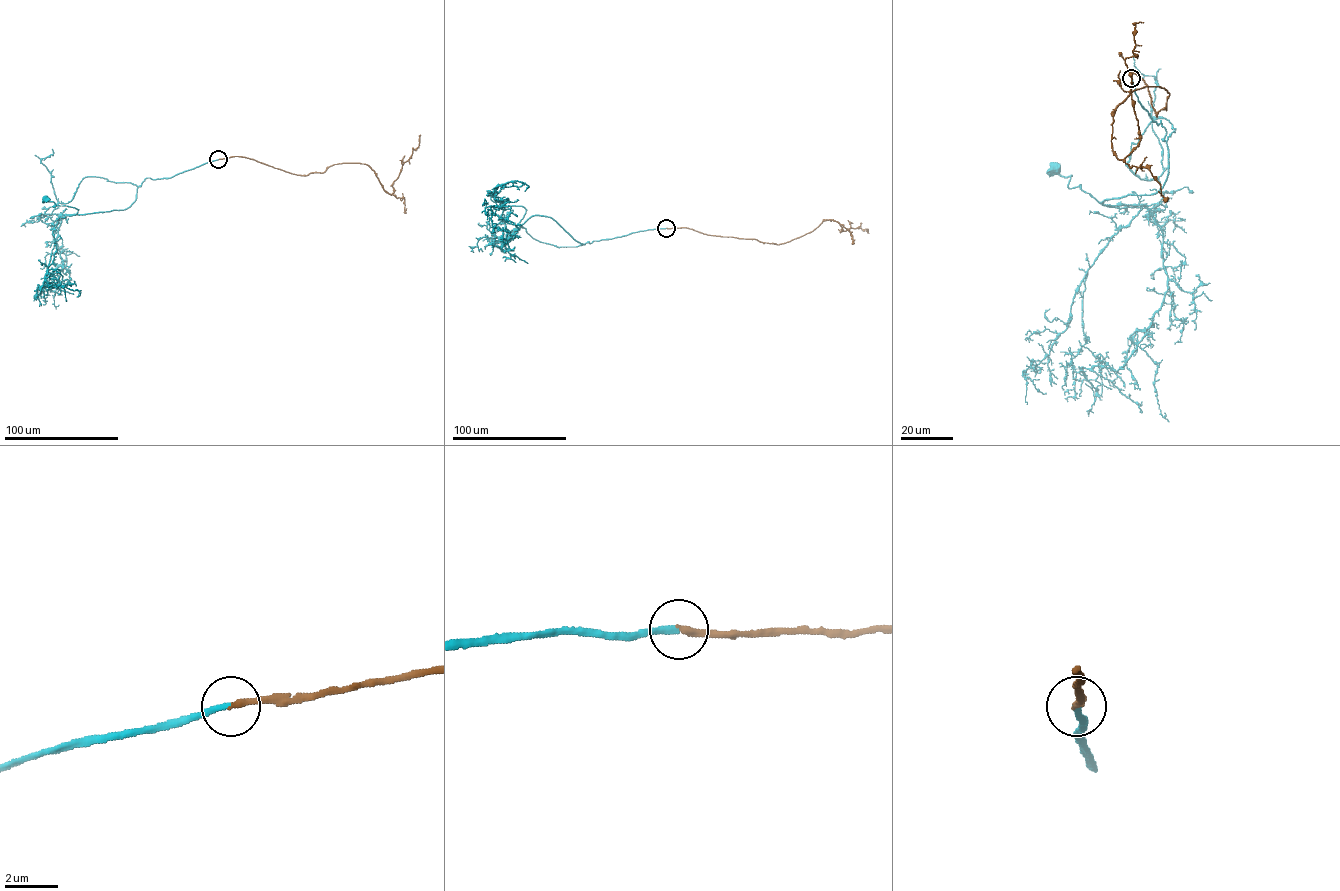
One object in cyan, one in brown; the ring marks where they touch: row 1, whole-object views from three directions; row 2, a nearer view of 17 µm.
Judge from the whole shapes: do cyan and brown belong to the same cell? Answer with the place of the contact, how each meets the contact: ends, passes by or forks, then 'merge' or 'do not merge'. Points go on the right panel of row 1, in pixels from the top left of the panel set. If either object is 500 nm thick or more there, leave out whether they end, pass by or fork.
place (1131, 78); cyan ends; brown ends; merge

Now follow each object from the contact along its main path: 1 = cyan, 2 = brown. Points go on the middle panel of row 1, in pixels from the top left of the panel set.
1: (666, 228), (584, 244), (552, 219), (533, 215), (512, 233), (526, 209), (493, 202), (493, 195)
2: (666, 228), (778, 244), (826, 219), (838, 222), (840, 232), (860, 225), (868, 233)

